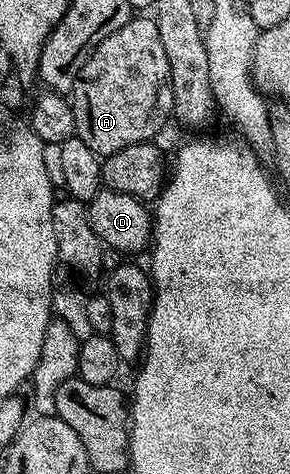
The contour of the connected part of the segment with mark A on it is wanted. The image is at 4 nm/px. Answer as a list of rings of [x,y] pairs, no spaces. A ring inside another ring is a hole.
[[[133,16],[129,22],[122,24],[118,32],[110,32],[106,40],[102,40],[92,49],[92,54],[76,77],[76,83],[70,95],[75,137],[80,138],[95,154],[107,156],[114,152],[122,152],[122,148],[130,148],[130,144],[153,141],[156,133],[173,117],[172,105],[174,92],[170,80],[170,60],[166,60],[166,52],[162,49],[162,40],[158,36],[156,19],[152,16]]]

